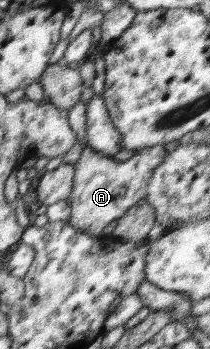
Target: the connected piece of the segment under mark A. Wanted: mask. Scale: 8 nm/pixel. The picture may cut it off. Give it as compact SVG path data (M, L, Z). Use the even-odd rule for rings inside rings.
M75 101L69 107L71 108L69 110L70 125L75 132L78 132L83 150L81 158L75 163L72 193L66 200L71 208L67 223L78 229L80 233L99 237L99 234L105 234L103 230L107 224L111 224L117 218L121 219L123 214L126 214L145 196L145 186L149 186L151 180L151 168L157 168L165 162L166 151L164 145L159 145L141 150L127 161L115 161L113 157L103 155L100 151L84 144L87 140L85 137L85 132L87 132L86 102Z

